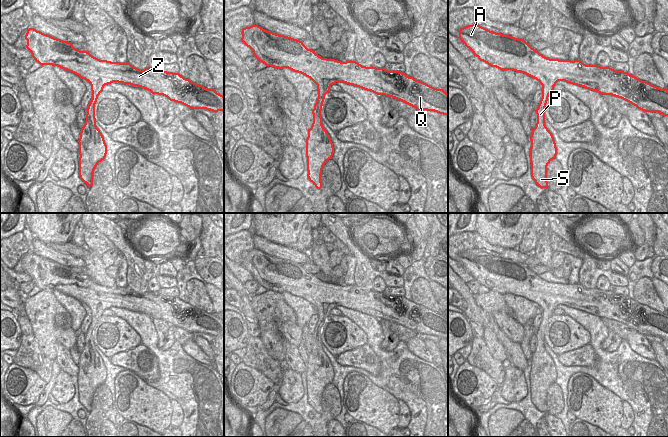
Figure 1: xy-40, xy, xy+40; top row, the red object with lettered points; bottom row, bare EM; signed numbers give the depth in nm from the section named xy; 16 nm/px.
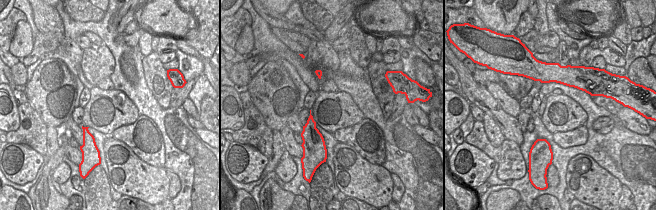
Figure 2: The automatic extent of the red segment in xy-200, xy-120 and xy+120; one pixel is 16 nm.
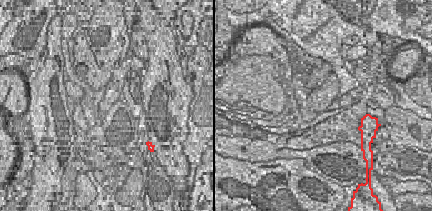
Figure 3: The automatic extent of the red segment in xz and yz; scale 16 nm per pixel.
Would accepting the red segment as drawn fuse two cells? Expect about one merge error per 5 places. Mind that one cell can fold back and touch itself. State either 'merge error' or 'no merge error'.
no merge error

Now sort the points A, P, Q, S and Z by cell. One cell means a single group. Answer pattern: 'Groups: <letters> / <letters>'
Groups: A P Q S Z

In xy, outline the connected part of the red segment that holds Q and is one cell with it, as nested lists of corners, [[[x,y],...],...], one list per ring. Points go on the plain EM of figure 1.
[[[255,248],[243,252],[241,257],[241,265],[253,275],[259,286],[301,297],[317,309],[318,322],[312,334],[313,347],[306,363],[307,401],[317,413],[322,412],[323,390],[332,383],[334,377],[331,362],[322,349],[321,334],[325,319],[336,306],[395,322],[417,334],[448,340],[448,318],[404,296],[366,291],[356,285],[341,286],[322,282],[302,265],[267,255]]]

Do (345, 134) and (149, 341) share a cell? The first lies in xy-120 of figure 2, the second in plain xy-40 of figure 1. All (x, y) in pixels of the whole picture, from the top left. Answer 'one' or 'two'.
two

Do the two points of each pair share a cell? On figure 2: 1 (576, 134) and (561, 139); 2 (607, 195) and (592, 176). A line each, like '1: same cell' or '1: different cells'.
1: same cell
2: same cell

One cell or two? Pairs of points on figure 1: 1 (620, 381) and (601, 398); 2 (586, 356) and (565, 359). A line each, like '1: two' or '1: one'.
1: two
2: one

